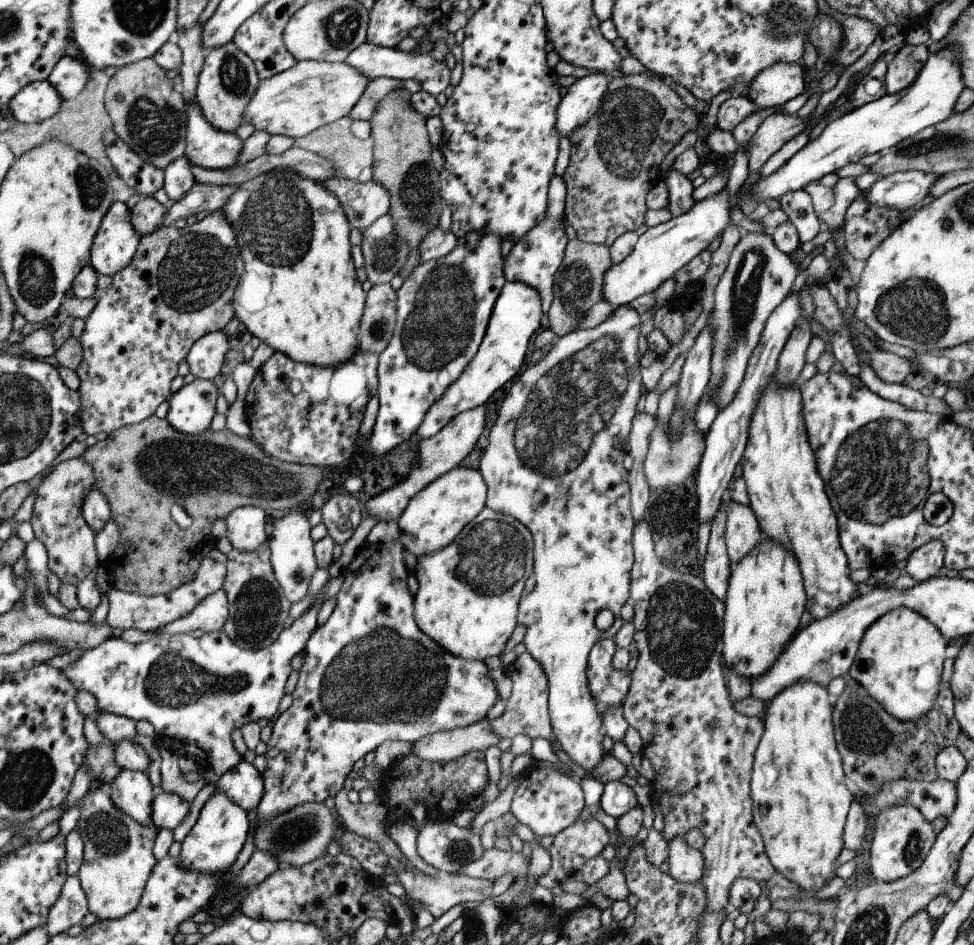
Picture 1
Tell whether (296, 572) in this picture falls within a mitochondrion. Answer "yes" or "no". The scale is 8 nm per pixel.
yes

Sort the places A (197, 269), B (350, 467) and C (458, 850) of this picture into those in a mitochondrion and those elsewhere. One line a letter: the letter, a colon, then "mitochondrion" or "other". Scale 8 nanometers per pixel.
A: mitochondrion
B: other
C: mitochondrion

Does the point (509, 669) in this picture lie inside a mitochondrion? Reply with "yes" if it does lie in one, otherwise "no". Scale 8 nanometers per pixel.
no

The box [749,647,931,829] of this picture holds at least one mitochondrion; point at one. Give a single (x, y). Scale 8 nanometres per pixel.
(860, 733)

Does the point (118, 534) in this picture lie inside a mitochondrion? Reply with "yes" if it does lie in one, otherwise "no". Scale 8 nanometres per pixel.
no

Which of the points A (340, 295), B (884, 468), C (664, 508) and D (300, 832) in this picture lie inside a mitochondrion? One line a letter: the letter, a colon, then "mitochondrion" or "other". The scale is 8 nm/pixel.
A: other
B: mitochondrion
C: mitochondrion
D: mitochondrion

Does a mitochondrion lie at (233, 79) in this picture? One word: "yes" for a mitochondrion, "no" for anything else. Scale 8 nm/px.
yes

